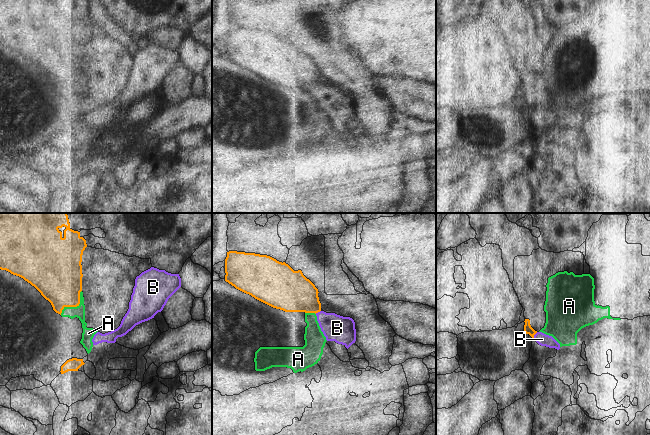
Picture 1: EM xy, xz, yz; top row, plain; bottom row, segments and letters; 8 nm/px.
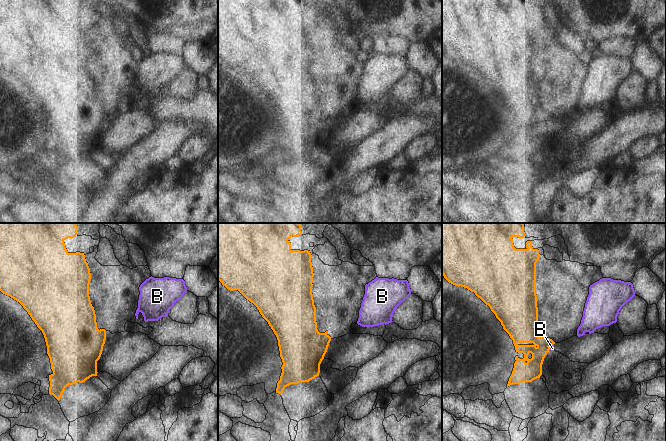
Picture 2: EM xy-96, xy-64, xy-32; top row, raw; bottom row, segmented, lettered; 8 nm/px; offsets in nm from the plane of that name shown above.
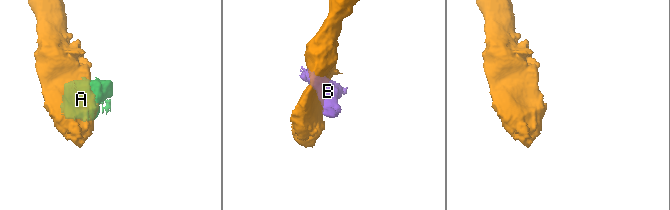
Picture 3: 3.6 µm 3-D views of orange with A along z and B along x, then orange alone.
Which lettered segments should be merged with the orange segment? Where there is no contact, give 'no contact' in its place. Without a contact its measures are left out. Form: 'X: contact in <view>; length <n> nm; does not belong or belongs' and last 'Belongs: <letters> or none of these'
A: contact in xy; length 260 nm; does not belong
B: contact in yz; length 70 nm; does not belong
Belongs: none of these

